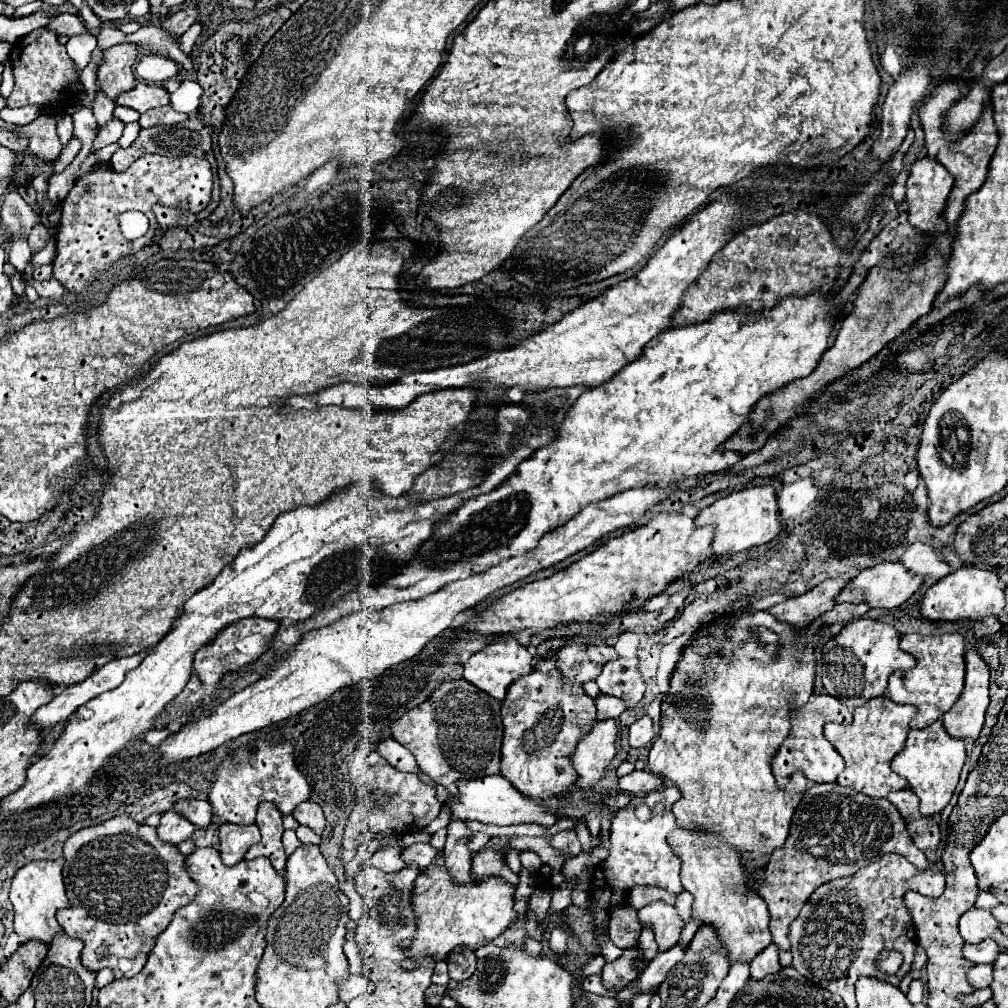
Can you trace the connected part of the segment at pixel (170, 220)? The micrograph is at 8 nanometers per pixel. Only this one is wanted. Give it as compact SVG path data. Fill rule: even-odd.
M213 190L213 200L211 204L199 212L199 214L193 214L193 212L187 212L187 210L181 210L181 208L169 208L169 206L163 206L163 204L155 204L153 206L153 212L157 216L157 222L161 228L173 228L173 226L189 226L193 224L195 220L201 220L205 218L215 206L217 206L217 200L219 200L219 192Z

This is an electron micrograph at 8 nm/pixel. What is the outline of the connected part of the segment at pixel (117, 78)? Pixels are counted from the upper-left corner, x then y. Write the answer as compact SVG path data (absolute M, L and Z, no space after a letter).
M123 43L103 50L103 64L99 66L97 80L99 90L115 100L119 94L128 92L135 86L133 66L137 62L137 44Z

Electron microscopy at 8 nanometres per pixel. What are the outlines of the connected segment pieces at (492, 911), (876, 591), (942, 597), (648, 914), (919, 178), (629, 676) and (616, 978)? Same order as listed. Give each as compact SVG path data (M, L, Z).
M433 862L415 880L413 906L417 914L417 932L409 956L433 956L435 960L445 960L457 946L477 950L485 940L497 938L513 924L517 918L513 904L515 888L501 876L487 876L483 880L459 884L451 878L447 866Z
M881 562L881 564L875 564L871 568L865 568L861 570L845 588L843 592L839 594L839 598L835 598L837 602L853 602L853 604L859 604L861 600L867 602L871 608L897 608L901 606L907 598L911 598L923 584L923 578L921 576L915 576L911 574L903 562Z
M961 566L959 570L943 576L925 592L921 602L921 616L927 620L977 620L985 616L997 616L1003 608L1005 596L999 584L999 576L975 566Z
M655 900L649 906L641 908L639 920L641 920L641 924L651 922L659 950L669 950L679 940L683 926L685 926L677 912L677 906L667 904L663 900Z
M923 158L917 160L911 168L911 174L907 178L907 194L905 194L905 202L909 206L907 214L909 214L909 224L915 226L921 232L931 232L931 230L945 230L943 226L943 206L947 202L947 196L953 188L953 176L935 160L931 158Z
M639 658L609 660L595 682L603 694L623 698L627 706L635 706L645 692L645 680L639 672Z
M637 942L635 946L625 948L621 958L603 966L603 974L601 974L603 986L621 990L631 980L635 980L639 976L639 972L645 970L647 966L649 966L649 962L643 958L643 950L639 948L639 942Z

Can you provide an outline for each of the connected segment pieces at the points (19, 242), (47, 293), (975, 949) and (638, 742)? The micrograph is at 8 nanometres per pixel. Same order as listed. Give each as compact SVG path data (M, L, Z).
M19 237L17 240L13 241L12 247L9 251L9 262L15 264L15 268L17 268L19 272L25 270L25 266L29 264L32 255L29 246L27 246L27 242L27 239Z
M55 278L45 280L45 282L37 282L37 280L33 280L31 284L33 284L33 288L37 290L37 294L39 294L39 296L55 298L55 300L59 300L59 298L63 298L63 296L65 296L65 288L63 288Z
M985 938L979 944L965 944L963 956L975 964L993 964L999 954L999 946L995 940Z
M649 716L639 718L637 722L633 722L629 726L629 744L631 748L643 748L653 740L655 732L653 732L653 722Z

